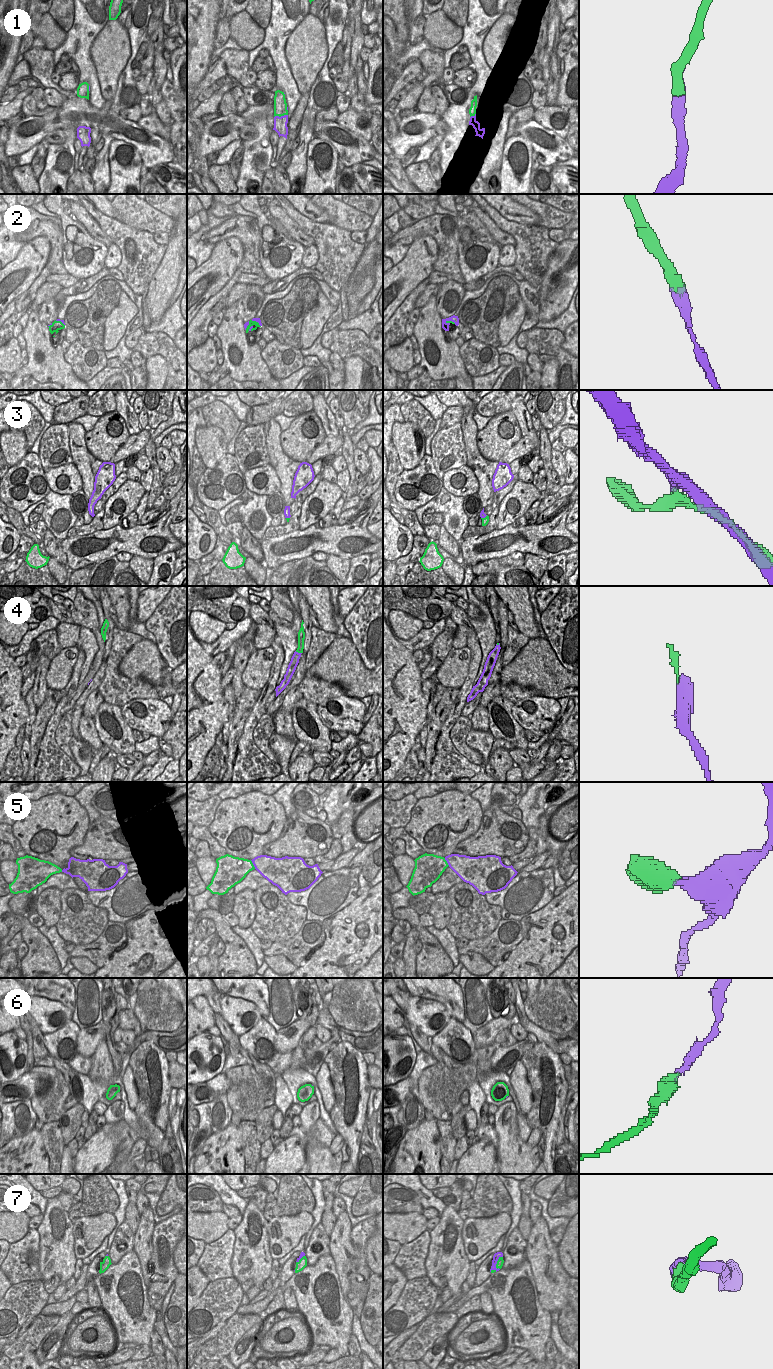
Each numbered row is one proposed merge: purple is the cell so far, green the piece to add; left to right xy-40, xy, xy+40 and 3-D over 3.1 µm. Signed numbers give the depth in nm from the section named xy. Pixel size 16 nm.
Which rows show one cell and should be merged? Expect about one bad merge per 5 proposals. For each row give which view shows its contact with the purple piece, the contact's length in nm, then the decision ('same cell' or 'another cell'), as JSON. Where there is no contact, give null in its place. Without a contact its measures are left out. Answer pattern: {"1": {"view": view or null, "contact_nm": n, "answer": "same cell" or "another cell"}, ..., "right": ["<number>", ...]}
{"1": {"view": "xy", "contact_nm": 220, "answer": "same cell"}, "2": {"view": "xy+40", "contact_nm": 180, "answer": "same cell"}, "3": {"view": "xy+40", "contact_nm": 120, "answer": "another cell"}, "4": {"view": "xy", "contact_nm": 120, "answer": "same cell"}, "5": {"view": "xy", "contact_nm": 170, "answer": "another cell"}, "6": {"view": null, "answer": "same cell"}, "7": {"view": "xy+40", "contact_nm": 320, "answer": "same cell"}, "right": ["1", "2", "4", "6", "7"]}

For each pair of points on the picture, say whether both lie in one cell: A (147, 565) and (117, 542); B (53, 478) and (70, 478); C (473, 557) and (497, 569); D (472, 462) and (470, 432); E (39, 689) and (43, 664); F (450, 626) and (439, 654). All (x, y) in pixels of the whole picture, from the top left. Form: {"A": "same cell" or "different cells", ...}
{"A": "different cells", "B": "same cell", "C": "different cells", "D": "same cell", "E": "same cell", "F": "same cell"}

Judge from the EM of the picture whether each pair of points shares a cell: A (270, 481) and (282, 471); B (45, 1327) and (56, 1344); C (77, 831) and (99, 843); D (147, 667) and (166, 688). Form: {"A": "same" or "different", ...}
{"A": "different", "B": "different", "C": "different", "D": "same"}

